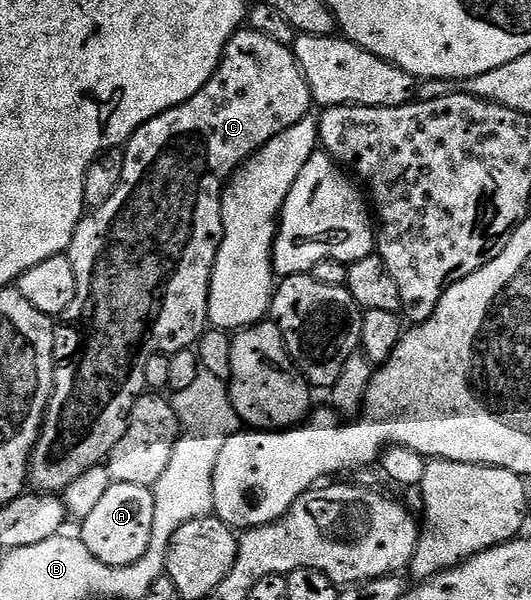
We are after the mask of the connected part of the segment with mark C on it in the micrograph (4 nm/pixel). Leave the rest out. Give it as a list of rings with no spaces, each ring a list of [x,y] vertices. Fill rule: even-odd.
[[[240,27],[229,39],[229,43],[223,52],[223,60],[219,62],[217,71],[189,99],[184,105],[176,109],[165,111],[157,115],[149,123],[145,123],[135,132],[123,149],[125,159],[125,171],[121,171],[121,187],[113,191],[113,199],[105,203],[105,207],[88,212],[80,221],[77,231],[71,240],[69,256],[73,263],[73,271],[77,277],[77,295],[73,303],[69,303],[67,310],[61,315],[61,328],[58,330],[58,345],[55,350],[55,391],[51,395],[51,402],[47,404],[47,416],[43,418],[43,429],[39,432],[39,438],[35,449],[31,452],[29,462],[29,481],[40,493],[52,495],[62,494],[89,467],[97,467],[106,462],[108,455],[117,447],[117,439],[125,435],[127,420],[131,418],[131,408],[135,406],[136,397],[143,396],[147,380],[143,372],[147,361],[160,355],[174,355],[183,349],[190,349],[198,342],[199,338],[207,332],[209,322],[207,320],[207,308],[209,307],[209,287],[213,267],[217,259],[219,244],[223,238],[223,224],[221,223],[221,203],[223,202],[223,188],[243,162],[259,150],[269,139],[281,135],[289,127],[301,123],[301,119],[312,112],[313,102],[309,83],[301,71],[301,67],[295,58],[292,46],[277,43],[277,39],[269,39],[269,35],[259,33],[250,27]]]

